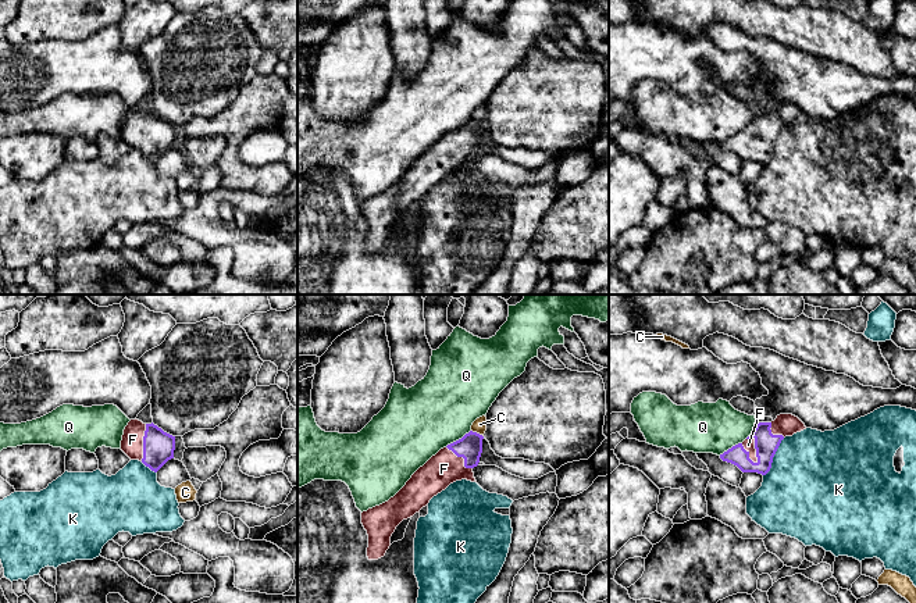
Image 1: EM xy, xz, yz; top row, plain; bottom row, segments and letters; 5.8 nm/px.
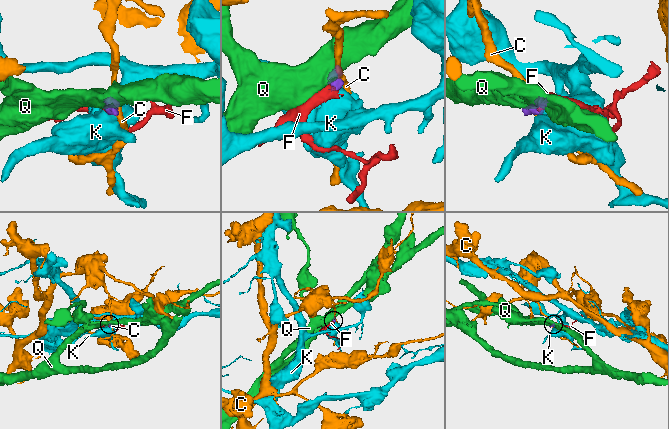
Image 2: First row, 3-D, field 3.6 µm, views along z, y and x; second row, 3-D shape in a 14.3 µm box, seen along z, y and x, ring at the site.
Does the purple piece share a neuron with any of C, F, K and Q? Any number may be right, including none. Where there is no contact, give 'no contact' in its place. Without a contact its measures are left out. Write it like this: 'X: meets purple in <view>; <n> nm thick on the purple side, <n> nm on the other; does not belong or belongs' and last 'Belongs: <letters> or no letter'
C: meets purple in xz; 140 nm thick on the purple side, 80 nm on the other; does not belong
F: meets purple in yz; 140 nm thick on the purple side, 70 nm on the other; belongs
K: meets purple in yz; 140 nm thick on the purple side, 480 nm on the other; does not belong
Q: meets purple in xz; 140 nm thick on the purple side, 400 nm on the other; does not belong
Belongs: F

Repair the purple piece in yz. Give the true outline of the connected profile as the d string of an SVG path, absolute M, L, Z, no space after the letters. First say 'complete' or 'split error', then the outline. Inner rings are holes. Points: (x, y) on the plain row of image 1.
split error | M780 103L771 111L758 111L753 121L742 132L720 143L720 147L737 154L742 161L766 164L781 129L803 118L806 115L798 106Z

